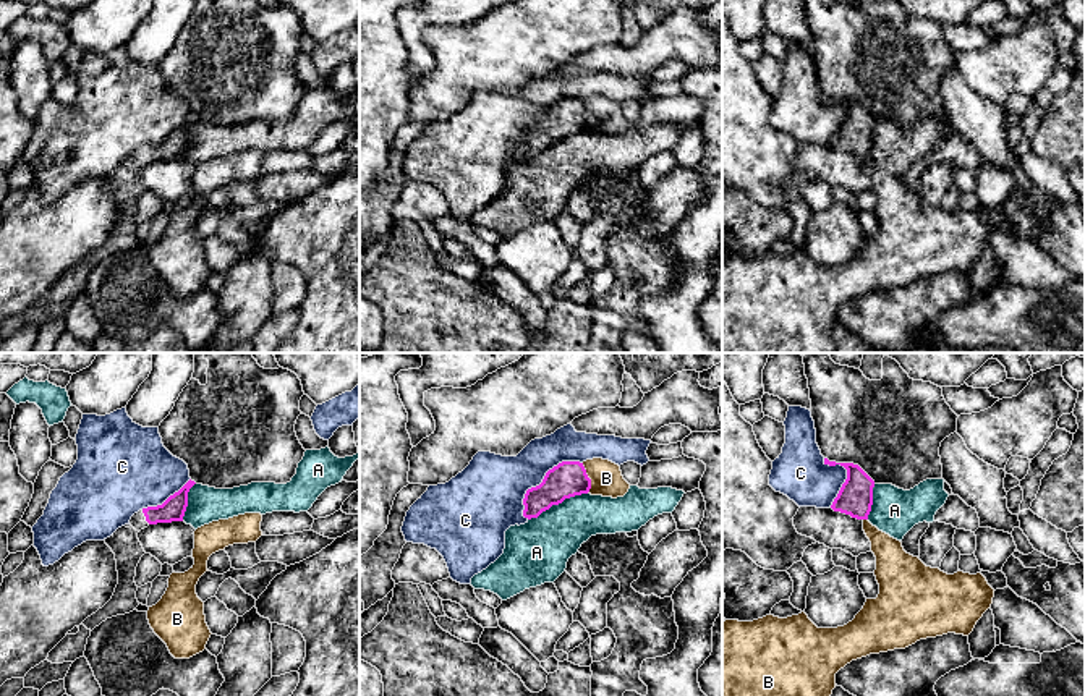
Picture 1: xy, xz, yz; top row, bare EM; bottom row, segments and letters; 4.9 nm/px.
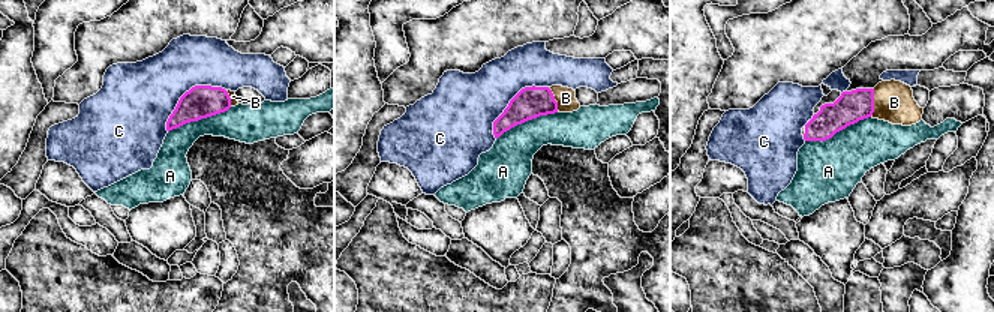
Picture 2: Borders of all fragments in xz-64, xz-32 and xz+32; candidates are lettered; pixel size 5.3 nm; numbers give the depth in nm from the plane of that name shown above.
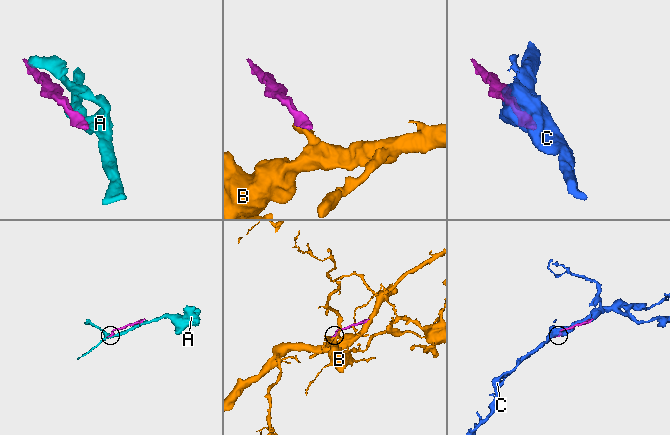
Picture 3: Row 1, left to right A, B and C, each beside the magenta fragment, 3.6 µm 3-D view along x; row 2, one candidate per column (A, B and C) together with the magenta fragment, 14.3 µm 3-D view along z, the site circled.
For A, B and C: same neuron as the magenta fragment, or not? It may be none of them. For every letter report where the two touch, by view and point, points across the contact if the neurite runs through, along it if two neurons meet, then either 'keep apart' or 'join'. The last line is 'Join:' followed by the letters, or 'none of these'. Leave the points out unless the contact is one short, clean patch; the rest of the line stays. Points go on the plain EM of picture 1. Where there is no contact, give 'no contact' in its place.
A: xz (557, 141) | keep apart
B: xz (588, 115) | along xz (582, 101), (590, 117), (588, 130) | keep apart
C: xz (543, 117) | keep apart
Join: none of these

